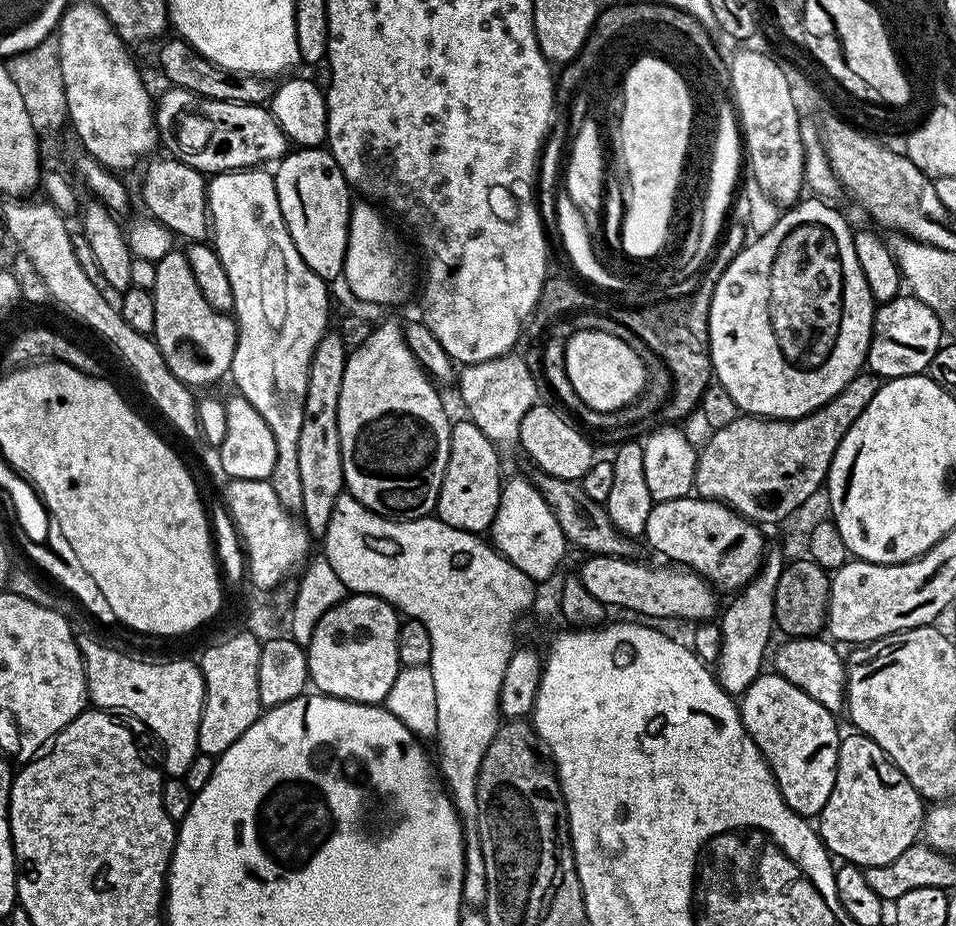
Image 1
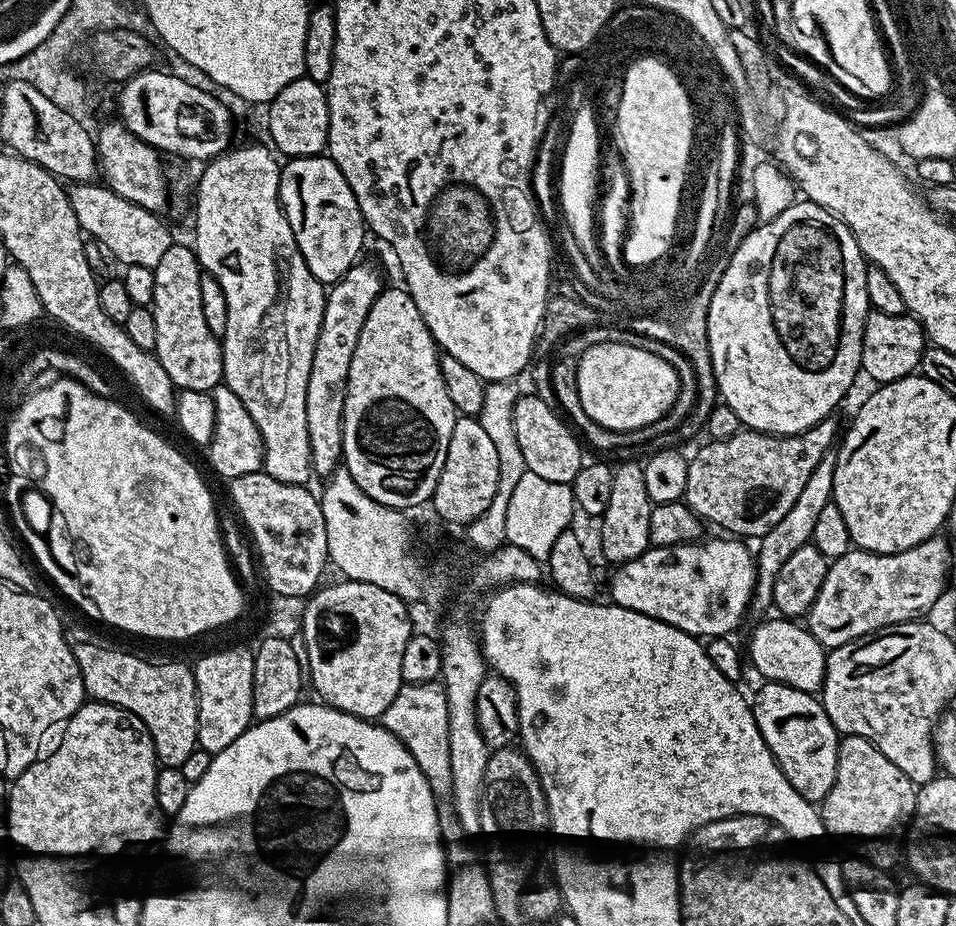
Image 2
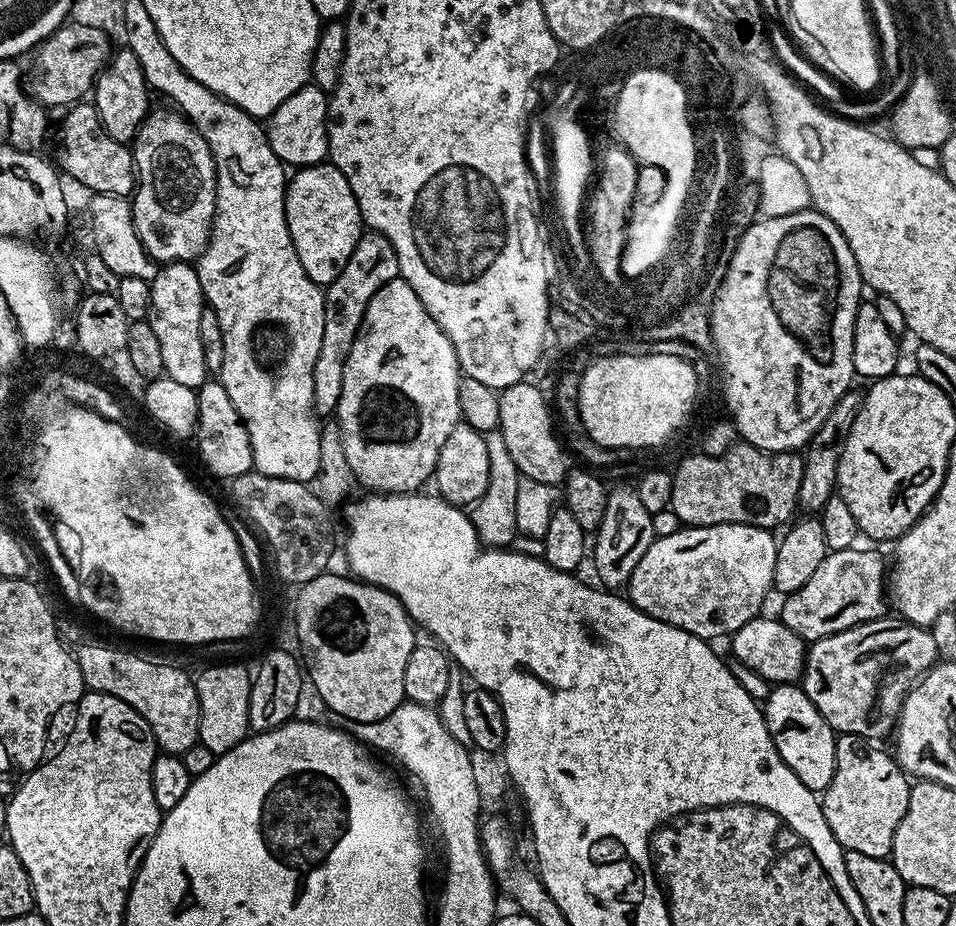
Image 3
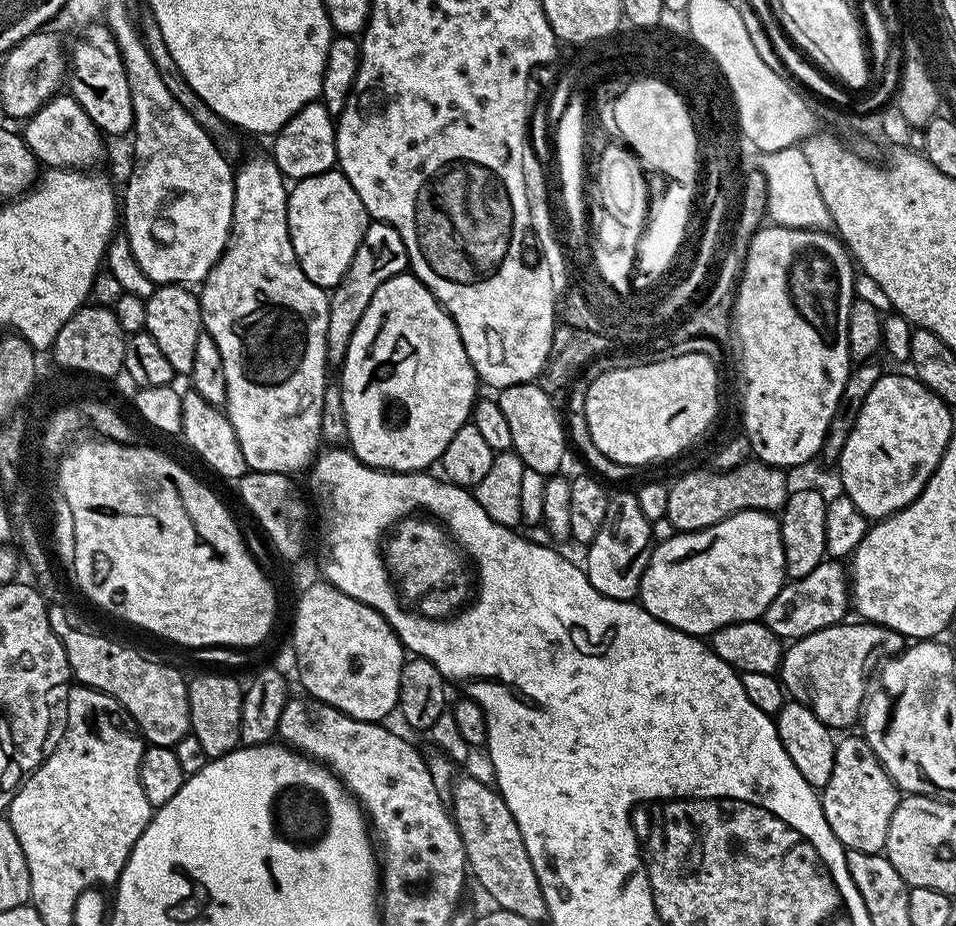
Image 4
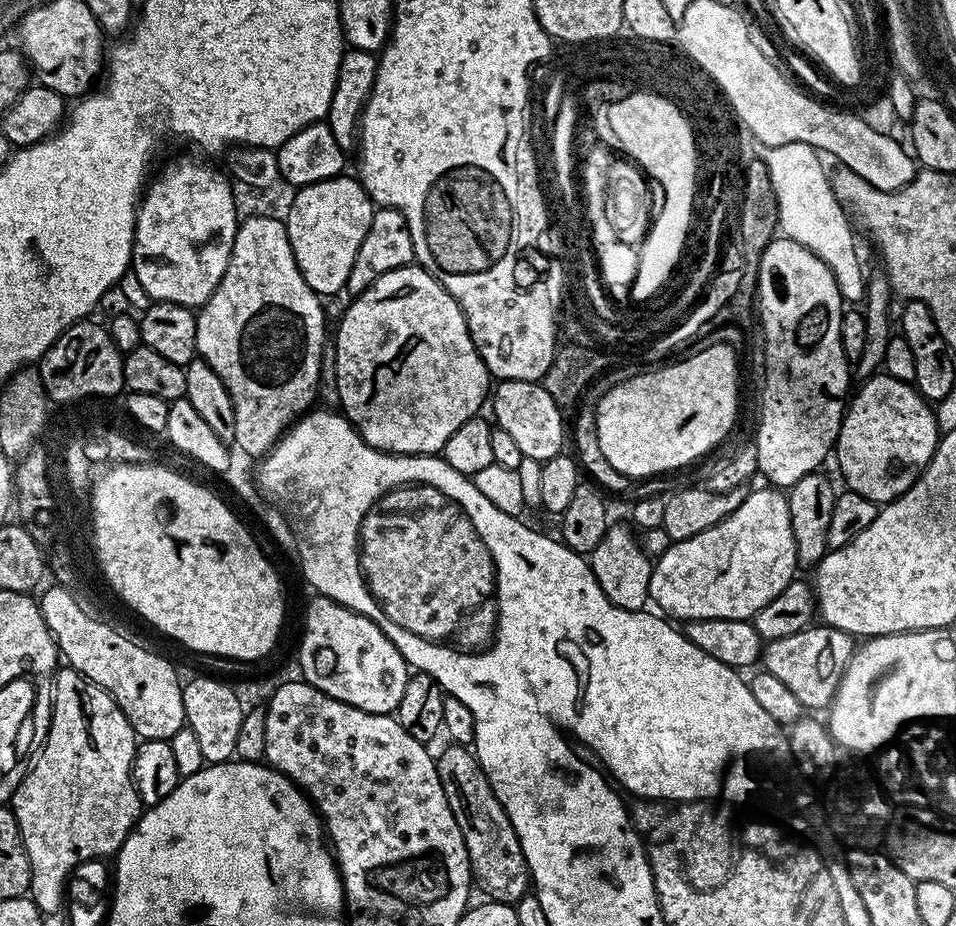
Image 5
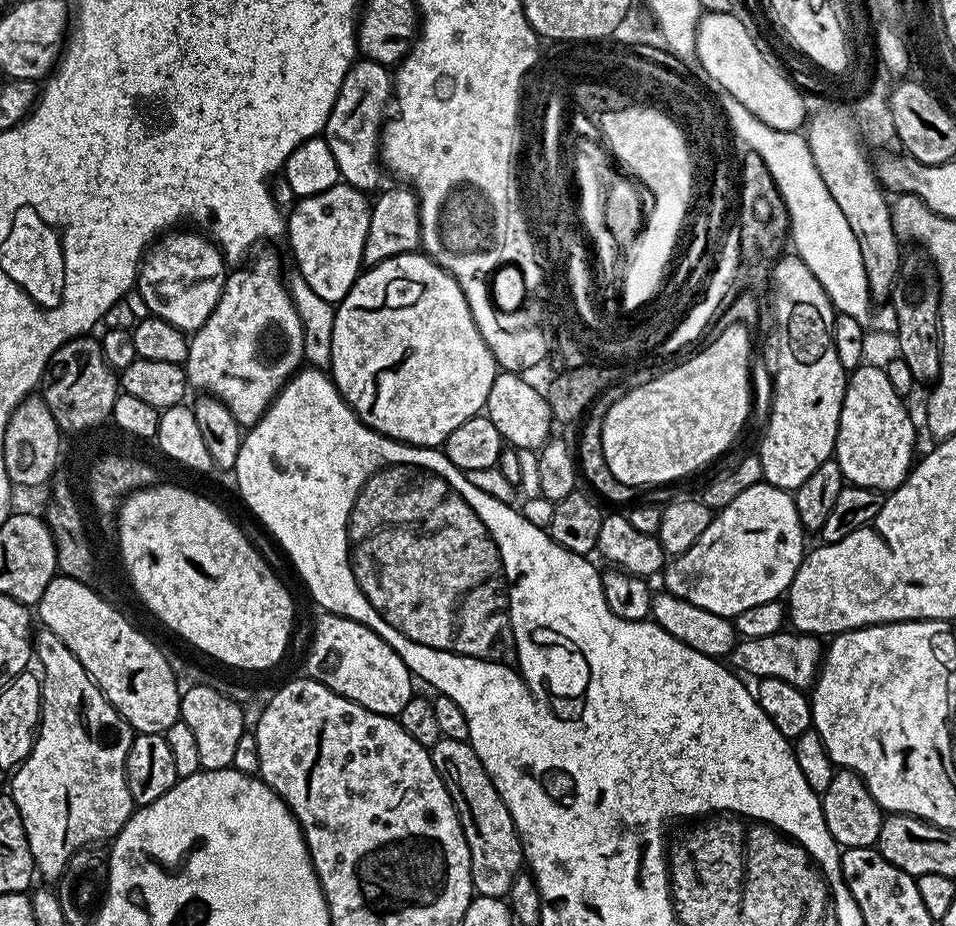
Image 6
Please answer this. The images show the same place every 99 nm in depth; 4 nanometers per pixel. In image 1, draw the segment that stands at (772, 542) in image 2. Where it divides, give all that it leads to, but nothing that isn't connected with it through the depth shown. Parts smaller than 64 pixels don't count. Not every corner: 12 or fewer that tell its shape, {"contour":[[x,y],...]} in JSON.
{"contour":[[769,551],[719,617],[716,681],[734,698],[765,671],[786,557]]}

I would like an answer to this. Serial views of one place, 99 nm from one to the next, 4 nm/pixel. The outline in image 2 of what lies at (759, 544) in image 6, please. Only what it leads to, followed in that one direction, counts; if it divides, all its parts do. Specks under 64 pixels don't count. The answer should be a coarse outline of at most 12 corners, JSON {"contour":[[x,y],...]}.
{"contour":[[740,538],[652,546],[619,565],[611,603],[697,638],[749,611]]}

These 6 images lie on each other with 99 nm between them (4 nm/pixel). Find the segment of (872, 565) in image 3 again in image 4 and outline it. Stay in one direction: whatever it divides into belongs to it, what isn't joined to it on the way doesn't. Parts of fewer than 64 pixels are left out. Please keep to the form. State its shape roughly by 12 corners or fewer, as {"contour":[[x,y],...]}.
{"contour":[[825,558],[774,594],[762,622],[781,641],[841,623],[850,576]]}

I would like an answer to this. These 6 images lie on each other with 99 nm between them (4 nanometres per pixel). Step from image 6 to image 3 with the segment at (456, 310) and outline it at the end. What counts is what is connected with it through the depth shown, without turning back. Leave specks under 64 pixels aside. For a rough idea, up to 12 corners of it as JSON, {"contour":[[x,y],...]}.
{"contour":[[402,279],[334,416],[357,485],[415,492],[461,423],[450,338]]}

